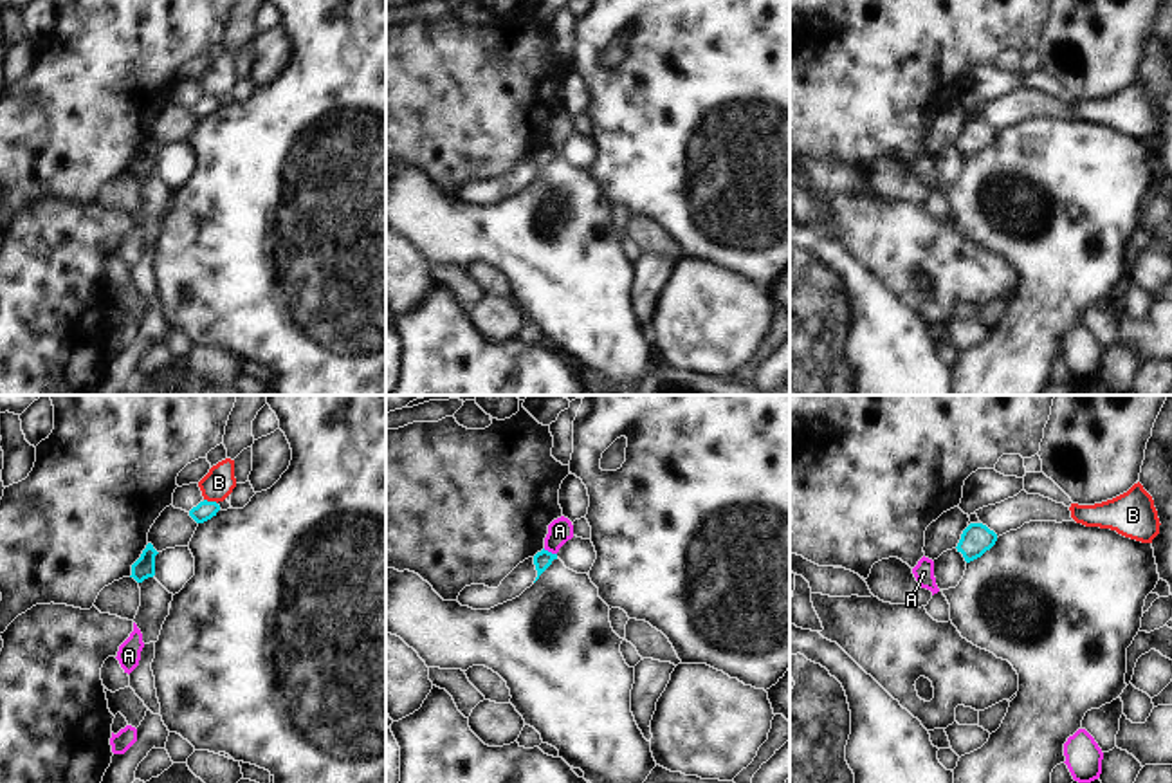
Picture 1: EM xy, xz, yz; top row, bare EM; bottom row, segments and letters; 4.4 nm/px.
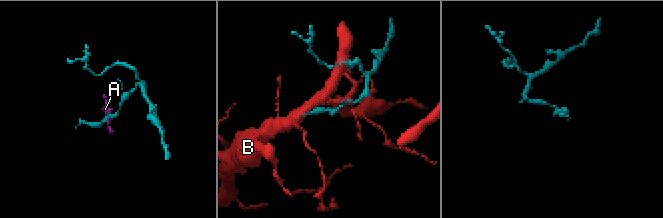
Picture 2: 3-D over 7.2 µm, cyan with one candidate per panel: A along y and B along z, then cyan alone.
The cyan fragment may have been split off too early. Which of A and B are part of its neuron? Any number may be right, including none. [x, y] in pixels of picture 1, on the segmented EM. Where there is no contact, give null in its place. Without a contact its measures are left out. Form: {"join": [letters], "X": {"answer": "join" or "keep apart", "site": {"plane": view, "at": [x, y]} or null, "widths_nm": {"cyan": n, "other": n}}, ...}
{"join": [], "A": {"answer": "keep apart", "site": {"plane": "xz", "at": [550, 552]}, "widths_nm": {"cyan": 80, "other": 110}}, "B": {"answer": "keep apart", "site": {"plane": "xy", "at": [211, 502]}, "widths_nm": {"cyan": 90, "other": 140}}}

